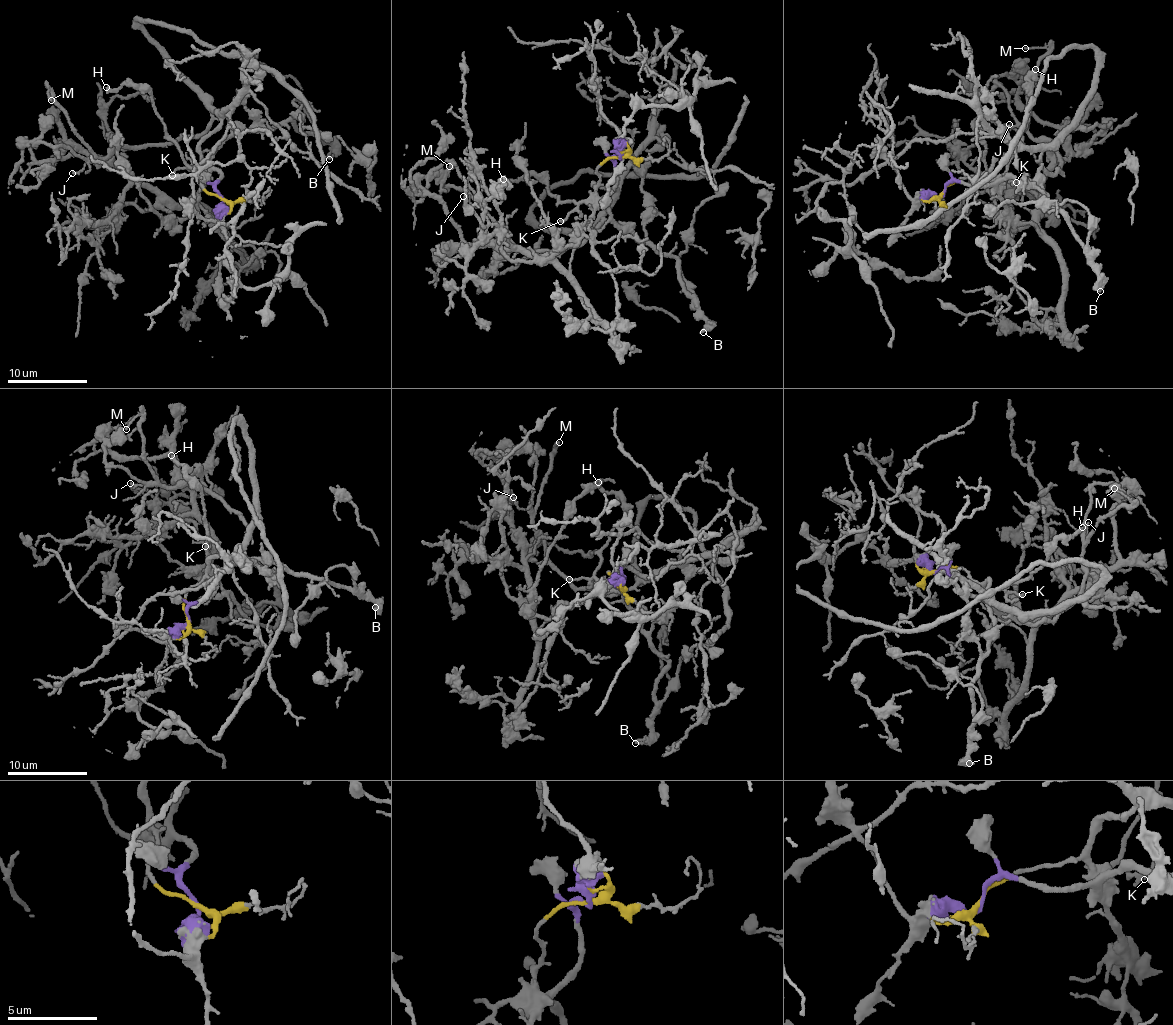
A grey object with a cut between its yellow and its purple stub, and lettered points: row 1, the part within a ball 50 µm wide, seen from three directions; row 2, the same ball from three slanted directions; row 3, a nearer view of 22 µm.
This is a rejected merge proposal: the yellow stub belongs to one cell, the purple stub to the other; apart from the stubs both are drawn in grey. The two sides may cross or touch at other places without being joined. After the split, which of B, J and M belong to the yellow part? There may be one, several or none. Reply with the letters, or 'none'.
J, M

